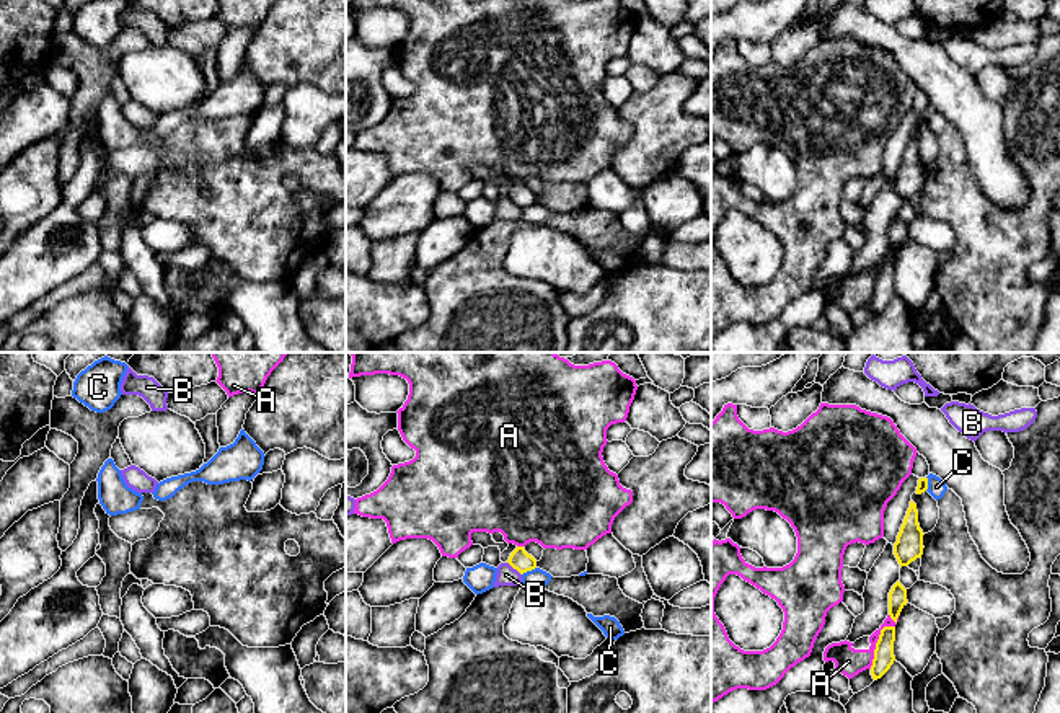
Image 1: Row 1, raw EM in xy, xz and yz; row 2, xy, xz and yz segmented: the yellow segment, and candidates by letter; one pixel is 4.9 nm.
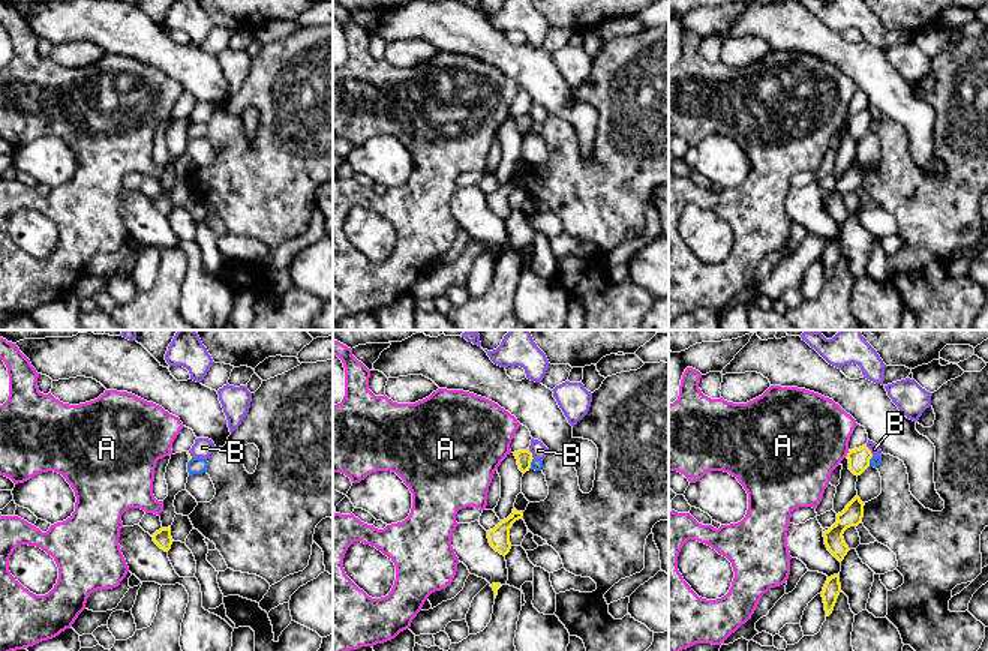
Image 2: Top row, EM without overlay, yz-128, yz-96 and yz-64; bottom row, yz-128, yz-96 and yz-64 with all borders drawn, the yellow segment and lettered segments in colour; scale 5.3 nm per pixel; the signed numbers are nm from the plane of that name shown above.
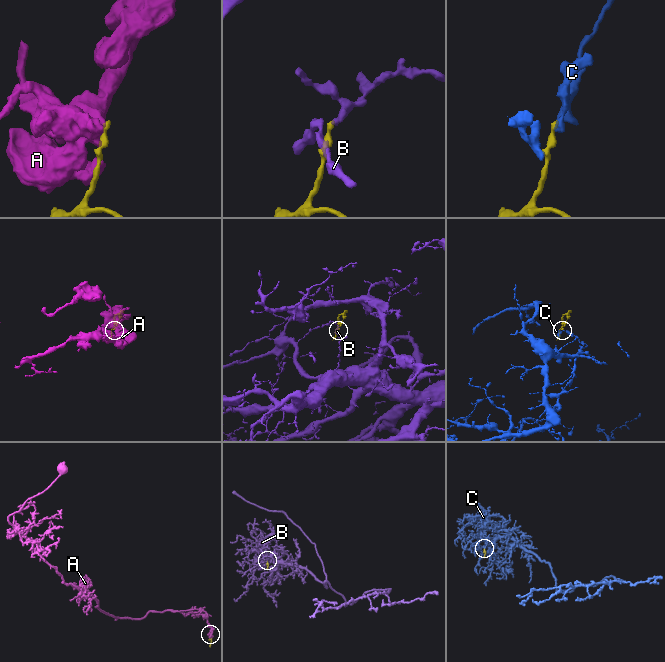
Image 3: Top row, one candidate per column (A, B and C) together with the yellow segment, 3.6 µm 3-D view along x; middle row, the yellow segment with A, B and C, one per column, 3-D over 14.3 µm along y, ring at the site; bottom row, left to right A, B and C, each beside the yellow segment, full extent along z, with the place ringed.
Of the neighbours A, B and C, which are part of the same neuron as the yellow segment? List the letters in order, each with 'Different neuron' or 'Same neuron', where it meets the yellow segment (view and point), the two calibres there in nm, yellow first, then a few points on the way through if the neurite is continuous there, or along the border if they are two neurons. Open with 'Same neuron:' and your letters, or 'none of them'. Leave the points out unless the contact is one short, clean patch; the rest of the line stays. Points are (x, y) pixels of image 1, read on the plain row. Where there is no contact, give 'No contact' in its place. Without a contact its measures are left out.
Same neuron: none of them
A: Different neuron. Touches yellow at yz (879, 271). Thickness 100 nm (yellow) against 140 nm. Boundary: yz (899, 248), (894, 260), (886, 260), (881, 265), (870, 302)
B: Different neuron. Touches yellow at xz (514, 203). Thickness 100 nm (yellow) against 100 nm. Boundary: xz (507, 196), (521, 209)
C: Different neuron. Touches yellow at xz (529, 204). Thickness 100 nm (yellow) against 100 nm. Boundary: xz (535, 201), (522, 209)

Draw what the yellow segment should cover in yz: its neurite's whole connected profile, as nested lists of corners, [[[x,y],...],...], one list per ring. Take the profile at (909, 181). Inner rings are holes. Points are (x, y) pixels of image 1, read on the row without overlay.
[[[910,135],[910,142],[897,170],[897,176],[894,178],[894,189],[902,201],[908,201],[916,193],[923,189],[923,165],[918,158],[918,145],[916,139]]]

